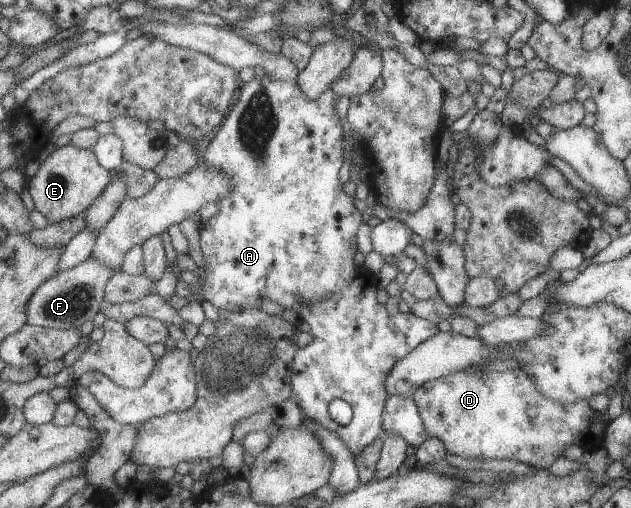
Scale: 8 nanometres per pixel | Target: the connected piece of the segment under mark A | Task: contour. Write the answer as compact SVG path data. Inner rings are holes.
M263 74L260 79L253 76L241 87L239 97L236 97L235 103L226 113L217 134L208 143L201 158L202 162L219 168L230 179L232 190L224 198L214 202L219 208L218 213L209 217L205 221L205 227L199 229L200 249L203 259L207 263L200 291L204 299L209 301L213 307L225 311L231 311L235 308L259 307L260 298L267 298L279 304L283 309L292 309L300 321L309 325L308 333L312 337L311 341L294 353L293 363L290 365L292 399L305 413L305 418L309 418L316 424L332 431L355 457L373 439L383 435L382 411L387 399L389 399L386 394L385 379L389 375L390 369L397 361L403 359L406 353L413 351L423 340L433 336L437 328L435 323L417 317L415 314L397 312L389 315L383 301L379 301L379 286L375 275L363 266L355 265L355 252L357 251L355 237L359 237L359 225L364 223L363 209L359 209L359 205L355 205L355 197L351 197L351 193L347 193L347 189L343 189L343 181L339 181L339 173L343 173L343 165L347 165L347 157L343 157L343 121L338 119L338 114L334 110L335 104L338 104L338 97L339 95L329 87L321 95L310 100L299 89L296 80L272 80L267 74ZM332 399L342 399L347 402L352 411L349 423L339 425L329 418L327 405Z

